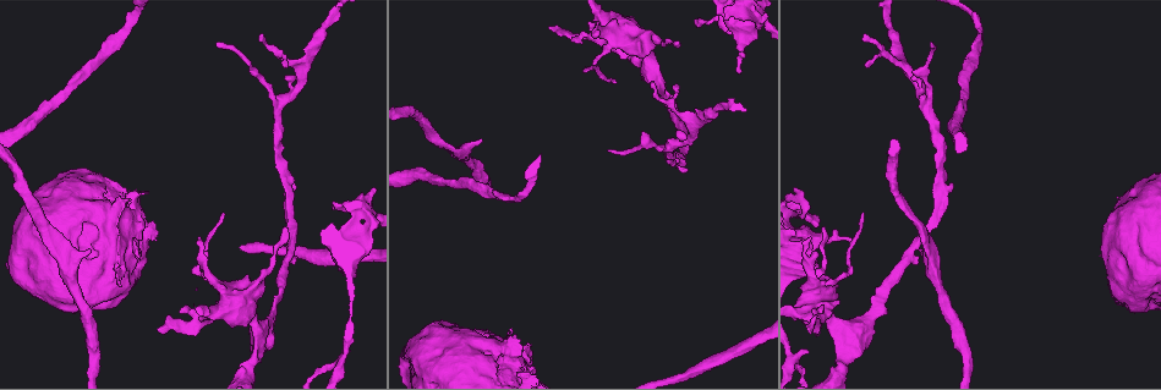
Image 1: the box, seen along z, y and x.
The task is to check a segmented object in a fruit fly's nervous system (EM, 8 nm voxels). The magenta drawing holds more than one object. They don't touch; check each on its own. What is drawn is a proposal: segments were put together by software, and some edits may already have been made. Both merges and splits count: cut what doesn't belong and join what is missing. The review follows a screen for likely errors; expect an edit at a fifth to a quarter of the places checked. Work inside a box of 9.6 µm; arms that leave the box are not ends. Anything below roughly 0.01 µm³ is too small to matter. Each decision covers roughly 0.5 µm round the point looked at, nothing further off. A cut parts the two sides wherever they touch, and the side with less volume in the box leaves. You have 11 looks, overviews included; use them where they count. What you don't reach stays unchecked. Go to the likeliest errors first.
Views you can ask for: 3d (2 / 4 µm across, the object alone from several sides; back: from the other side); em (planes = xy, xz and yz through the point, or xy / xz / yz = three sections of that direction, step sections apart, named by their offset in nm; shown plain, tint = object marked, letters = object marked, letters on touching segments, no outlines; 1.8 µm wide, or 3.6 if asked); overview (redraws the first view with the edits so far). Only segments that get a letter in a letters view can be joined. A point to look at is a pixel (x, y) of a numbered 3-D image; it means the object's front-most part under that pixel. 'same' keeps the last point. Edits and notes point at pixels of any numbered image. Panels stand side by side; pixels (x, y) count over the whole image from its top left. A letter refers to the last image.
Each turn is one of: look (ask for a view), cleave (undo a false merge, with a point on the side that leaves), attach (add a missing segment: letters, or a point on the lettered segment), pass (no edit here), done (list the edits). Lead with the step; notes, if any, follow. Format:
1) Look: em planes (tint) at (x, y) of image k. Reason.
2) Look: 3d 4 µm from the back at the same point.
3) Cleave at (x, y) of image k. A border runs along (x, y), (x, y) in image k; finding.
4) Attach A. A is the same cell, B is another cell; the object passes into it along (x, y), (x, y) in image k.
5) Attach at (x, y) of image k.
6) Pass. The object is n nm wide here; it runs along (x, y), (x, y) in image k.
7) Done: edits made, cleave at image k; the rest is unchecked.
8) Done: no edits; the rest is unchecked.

Look: 3d 4 µm at (118, 284) of image 1.

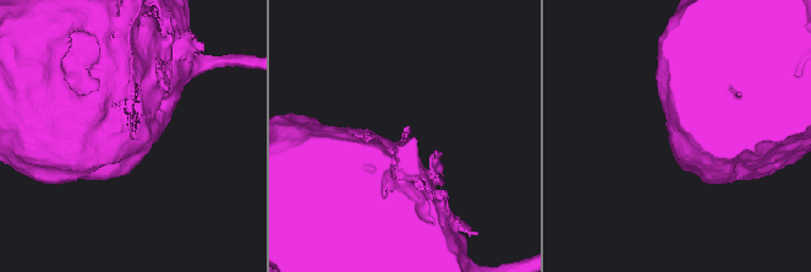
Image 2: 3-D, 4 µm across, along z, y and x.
Look: em planes (plain) at (408, 127) of image 2.

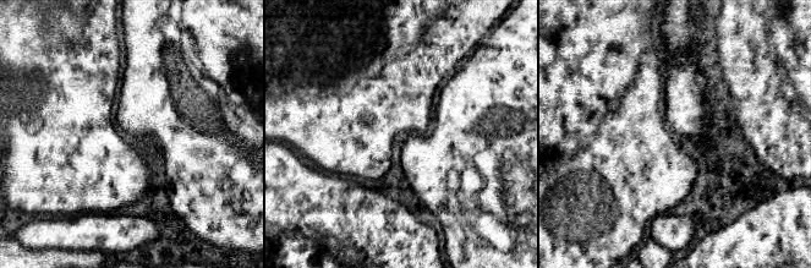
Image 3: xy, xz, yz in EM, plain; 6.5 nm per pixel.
Look: em planes (letters) at the same point. See the neighbours.

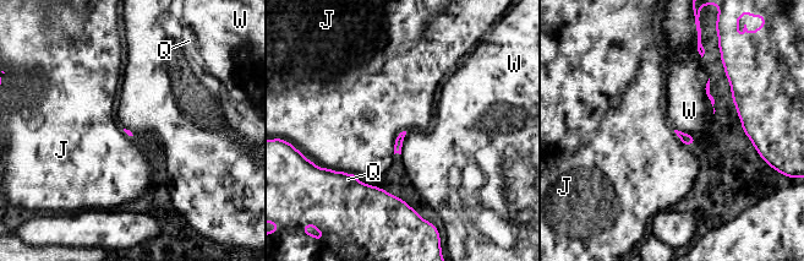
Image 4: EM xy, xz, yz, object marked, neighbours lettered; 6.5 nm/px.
Pass. The longest contact is with W, 220 nm; J, Q and W are other cells; no lettered segment goes on from it.

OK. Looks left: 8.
Look: 3d 4 µm at (806, 352) of image 1. Branch stops here.

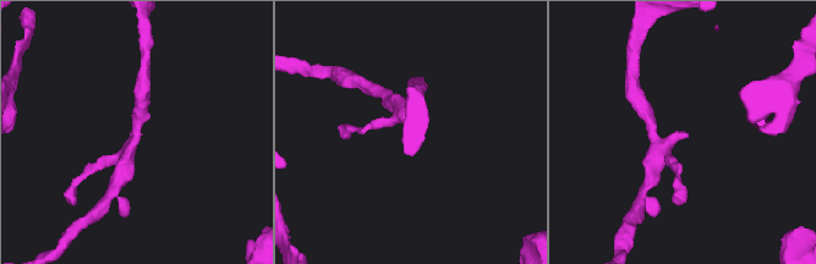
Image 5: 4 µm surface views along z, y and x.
Look: em planes (letters) at (684, 134) of image 5.

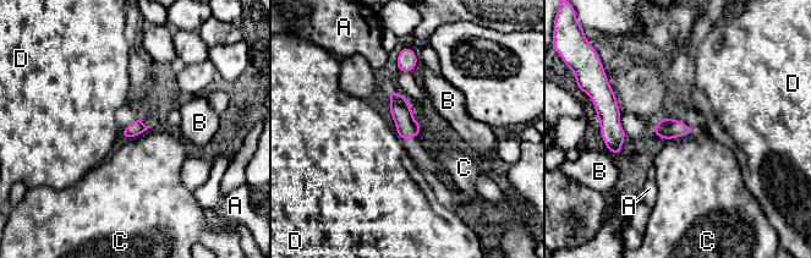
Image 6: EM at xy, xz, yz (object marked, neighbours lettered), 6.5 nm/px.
Pass. A, B, C and D are other cells; a border runs along (681, 136), (675, 136), (668, 141) in image 6; none of them fits.

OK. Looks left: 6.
Look: em planes (letters) at (89, 252) of image 1.

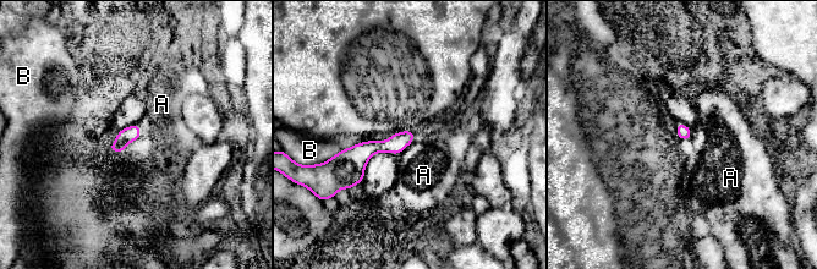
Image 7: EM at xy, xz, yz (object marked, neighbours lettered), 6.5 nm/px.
Pass. A and B are other cells; it runs along (410, 135), (341, 163) in image 7; no lettered segment goes on from it.

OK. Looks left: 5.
Look: 3d 2 µm at (738, 73) of image 1. Free end.

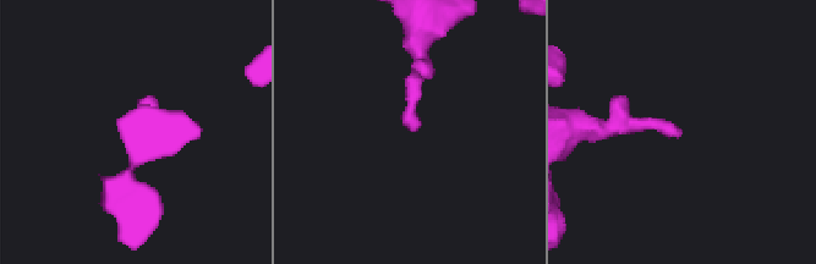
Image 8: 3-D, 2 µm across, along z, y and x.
Look: em xz step 4 (letters) at (678, 130) of image 8. Shape alone is not enough.

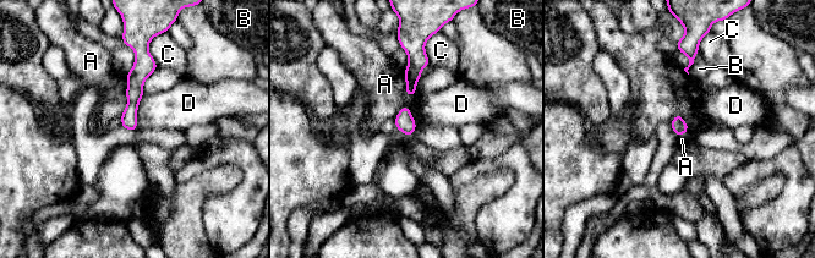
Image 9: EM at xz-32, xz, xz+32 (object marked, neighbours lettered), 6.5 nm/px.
Look: em planes (letters) at the same point.

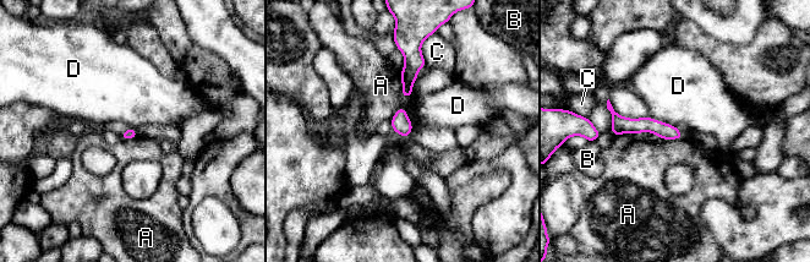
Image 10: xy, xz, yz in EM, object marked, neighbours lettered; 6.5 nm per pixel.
Pass. A, B, C and D are other cells; it runs along (614, 115), (624, 125), (678, 135) in image 10; none of them fits.

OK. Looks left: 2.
Done: no edits; the rest is unchecked.

